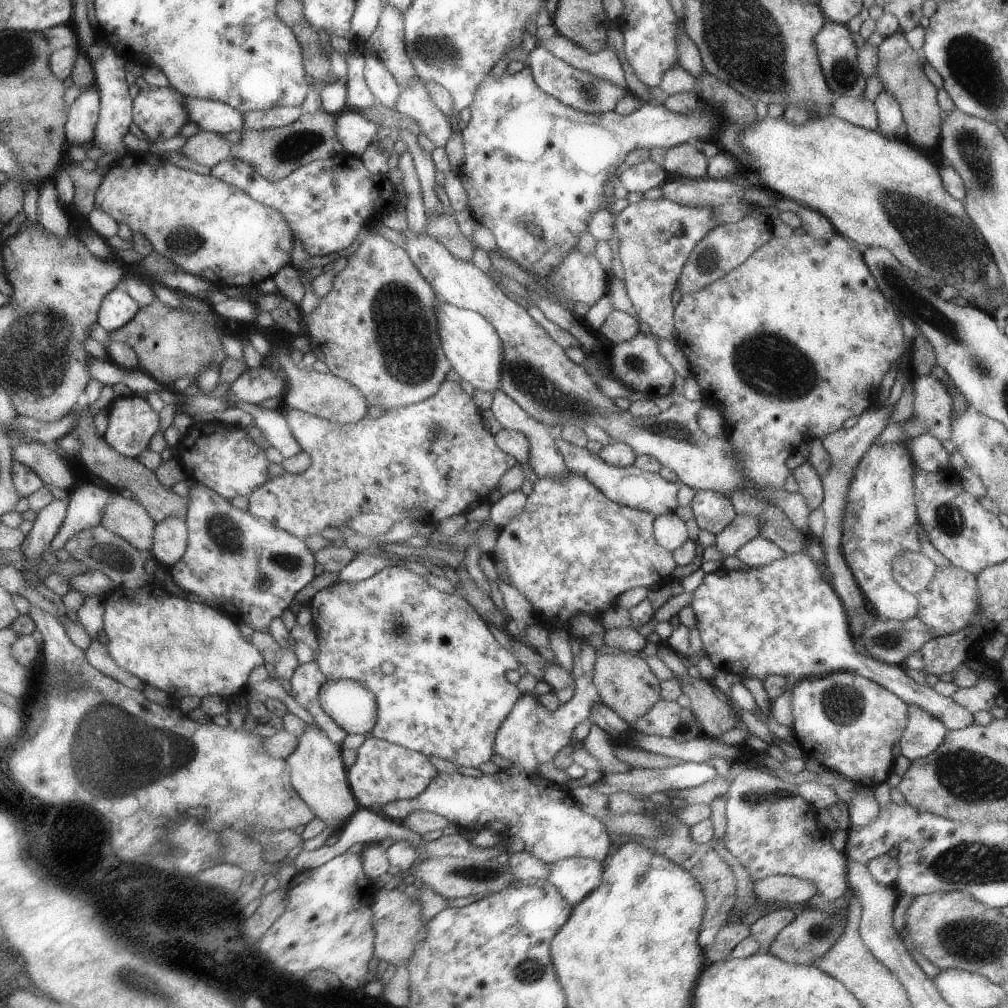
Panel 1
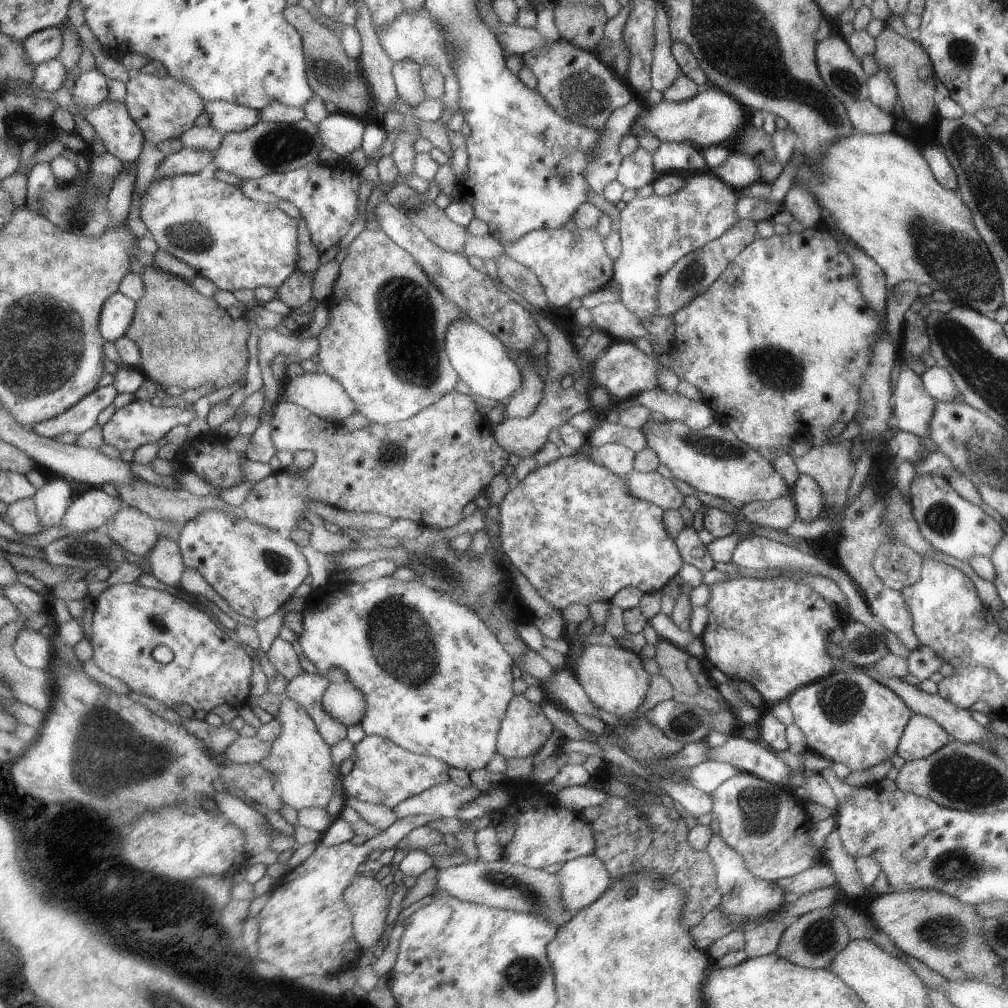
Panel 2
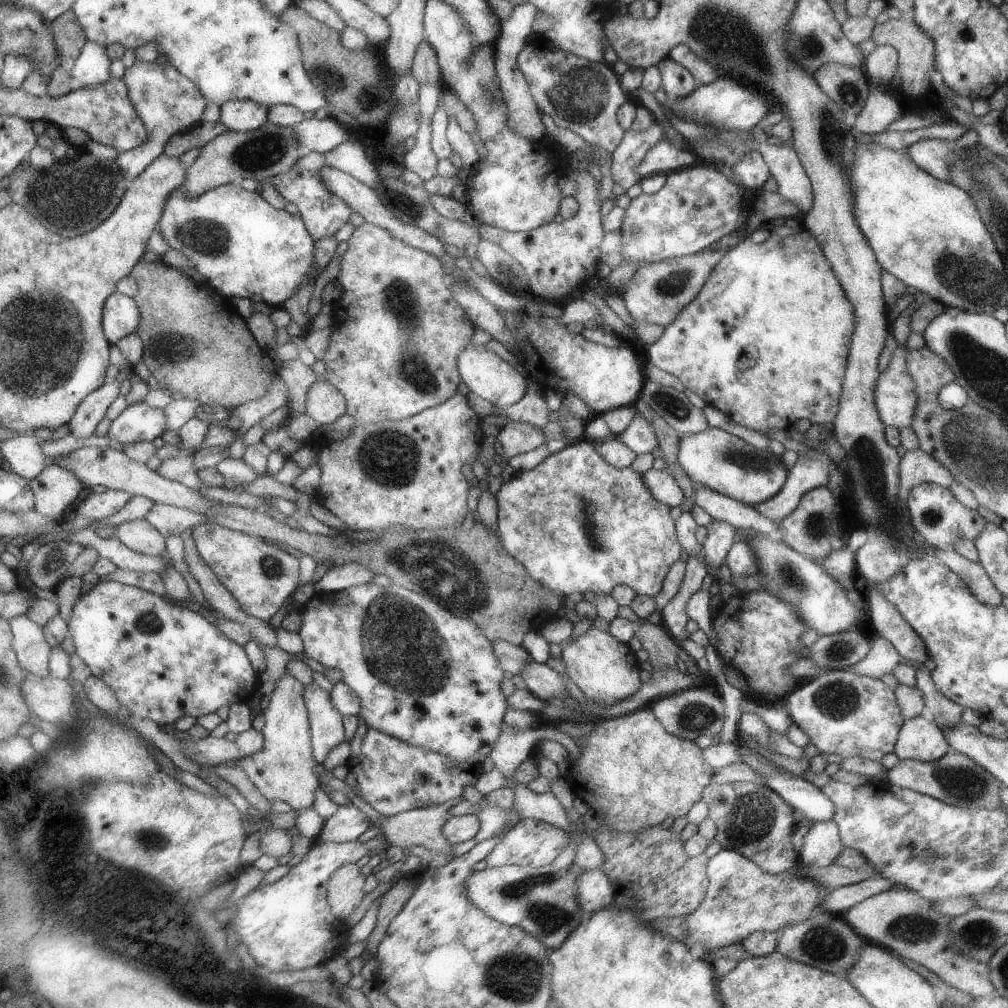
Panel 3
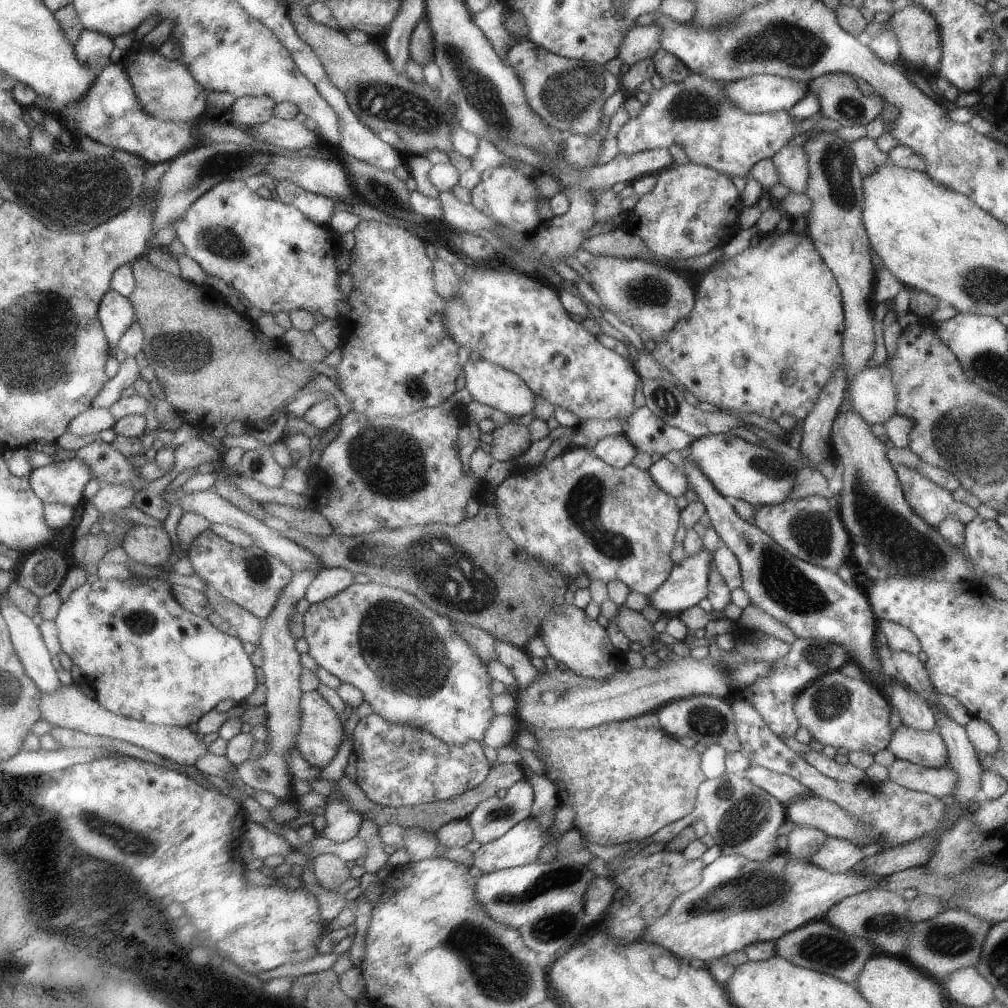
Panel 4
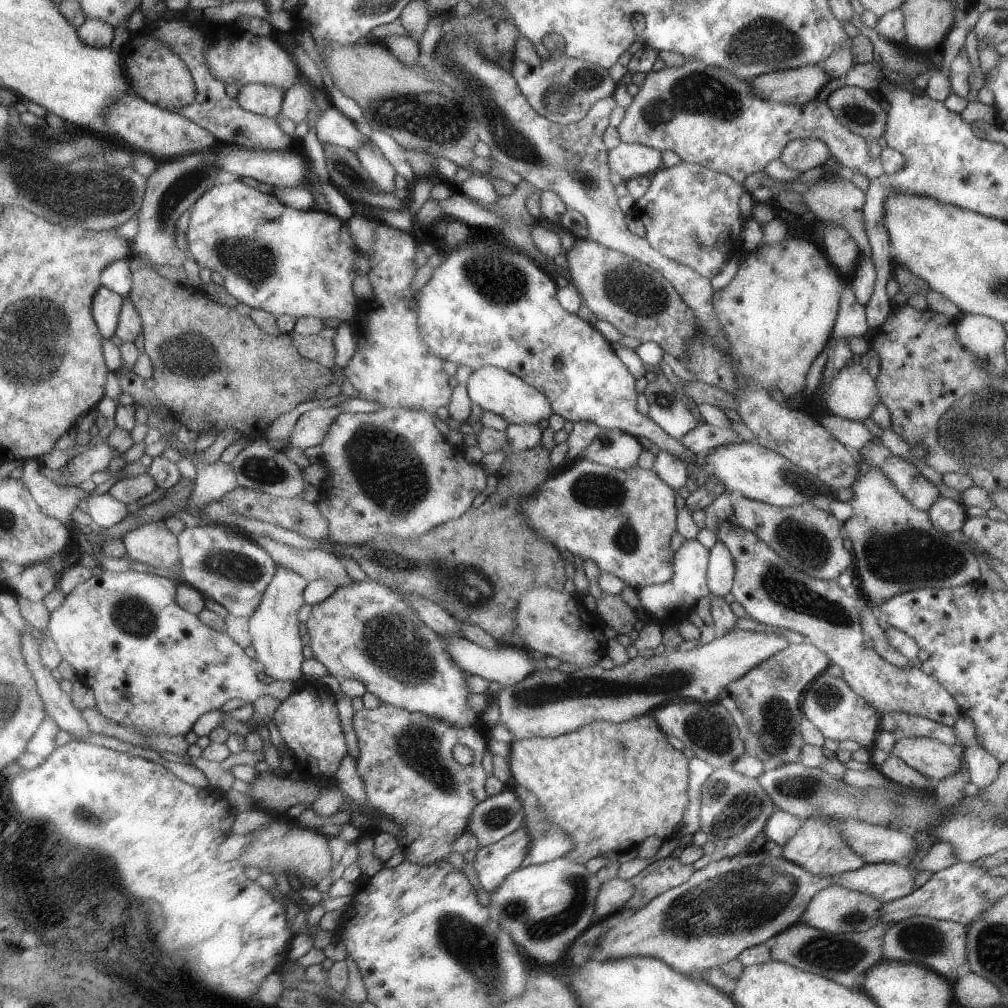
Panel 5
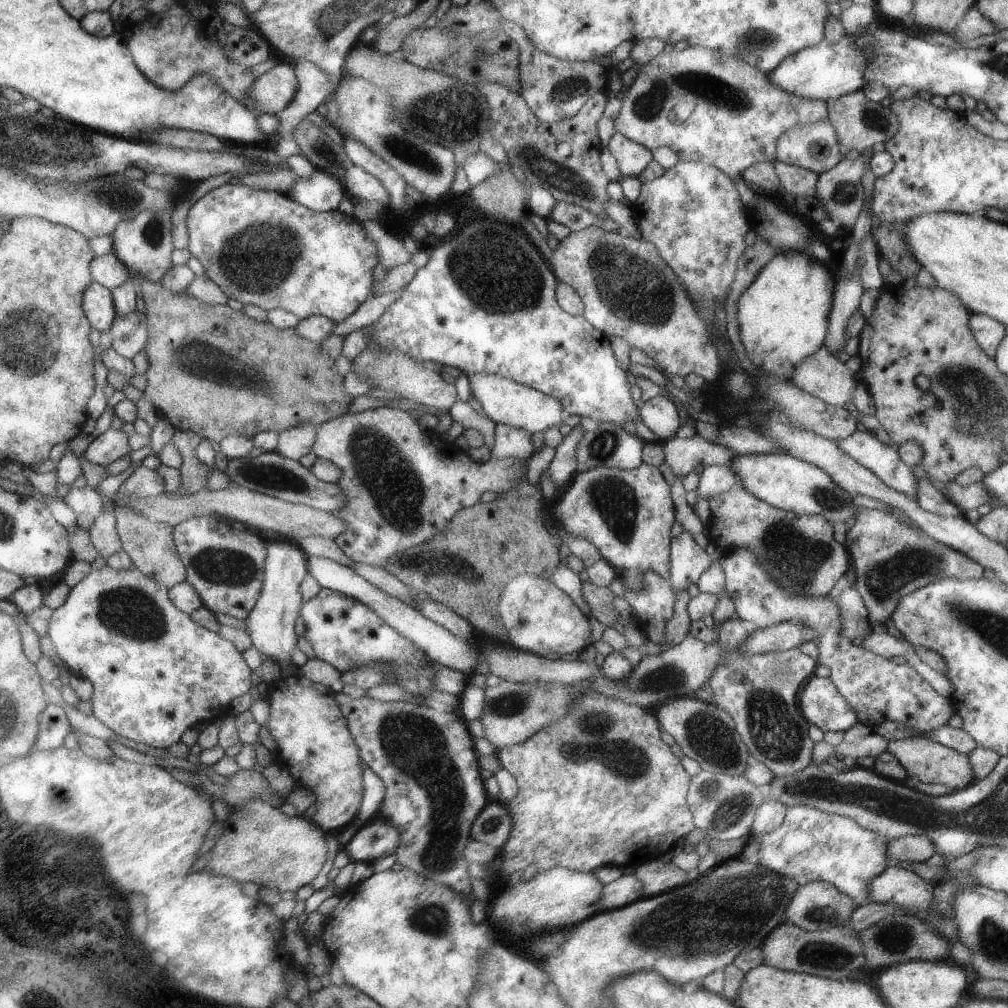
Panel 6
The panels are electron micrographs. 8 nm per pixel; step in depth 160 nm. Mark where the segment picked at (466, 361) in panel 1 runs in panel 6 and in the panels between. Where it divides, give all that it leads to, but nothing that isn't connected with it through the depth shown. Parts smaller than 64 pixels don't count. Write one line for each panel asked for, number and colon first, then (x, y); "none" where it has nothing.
2: (482, 361)
3: (486, 374)
4: (491, 384)
5: (496, 390)
6: (504, 401)

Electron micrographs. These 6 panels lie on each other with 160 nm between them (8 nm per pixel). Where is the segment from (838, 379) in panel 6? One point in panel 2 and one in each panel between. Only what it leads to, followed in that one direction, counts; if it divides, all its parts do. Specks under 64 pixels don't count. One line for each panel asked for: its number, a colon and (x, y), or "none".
2: (913, 407)
3: (895, 395)
4: (872, 392)
5: (853, 393)

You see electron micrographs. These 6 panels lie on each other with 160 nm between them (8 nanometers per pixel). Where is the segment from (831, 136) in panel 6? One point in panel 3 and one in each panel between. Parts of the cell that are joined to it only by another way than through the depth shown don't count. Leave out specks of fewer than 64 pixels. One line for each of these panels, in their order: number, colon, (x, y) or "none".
3: (795, 185)
4: (791, 161)
5: (804, 154)

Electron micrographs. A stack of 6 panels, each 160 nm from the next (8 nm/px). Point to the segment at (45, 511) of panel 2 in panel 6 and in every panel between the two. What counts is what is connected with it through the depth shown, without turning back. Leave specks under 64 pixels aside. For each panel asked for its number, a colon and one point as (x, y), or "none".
3: (57, 488)
4: (65, 482)
5: (83, 467)
6: (114, 444)

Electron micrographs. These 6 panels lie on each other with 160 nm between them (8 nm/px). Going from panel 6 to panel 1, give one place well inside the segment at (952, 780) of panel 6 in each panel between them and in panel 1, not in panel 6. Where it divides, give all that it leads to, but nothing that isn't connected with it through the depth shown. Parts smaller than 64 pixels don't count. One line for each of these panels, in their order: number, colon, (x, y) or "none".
1: (923, 734)
2: (922, 736)
3: (919, 739)
4: (925, 748)
5: (934, 759)

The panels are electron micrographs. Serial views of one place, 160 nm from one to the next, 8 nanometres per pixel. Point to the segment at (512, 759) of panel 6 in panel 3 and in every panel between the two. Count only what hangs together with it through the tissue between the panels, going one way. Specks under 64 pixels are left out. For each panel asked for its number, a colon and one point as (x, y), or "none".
3: (632, 769)
4: (627, 779)
5: (609, 786)

